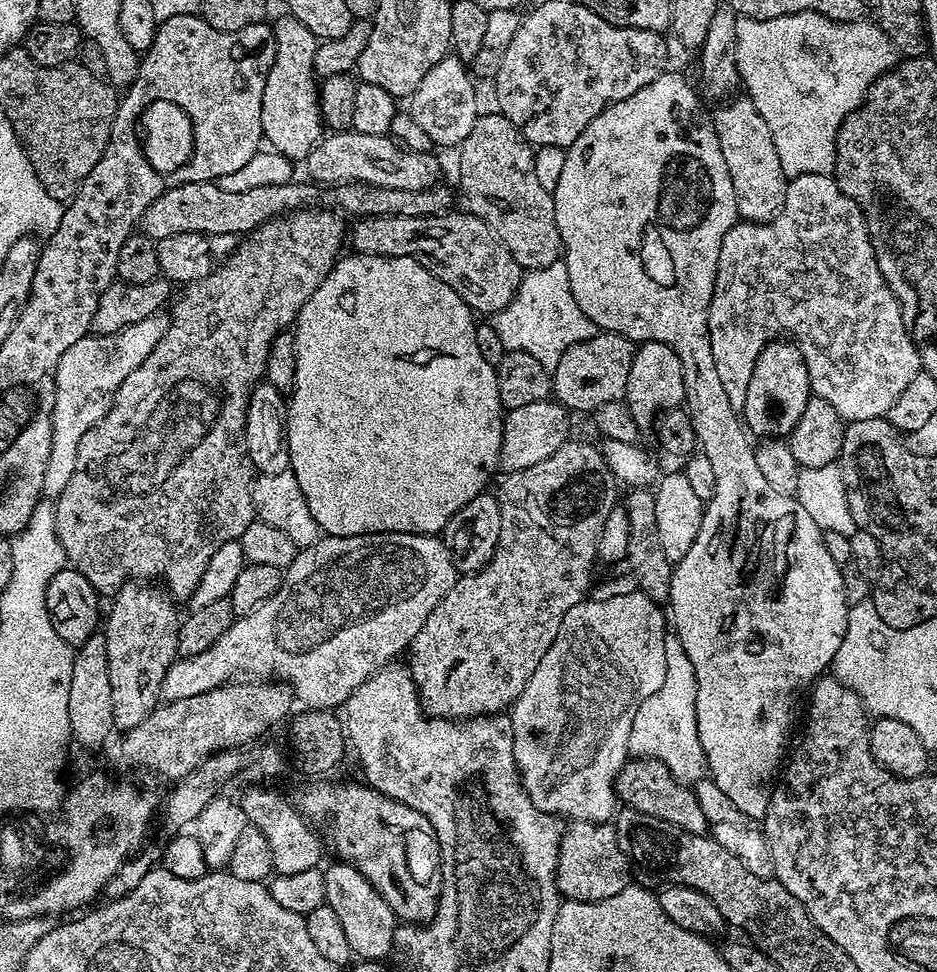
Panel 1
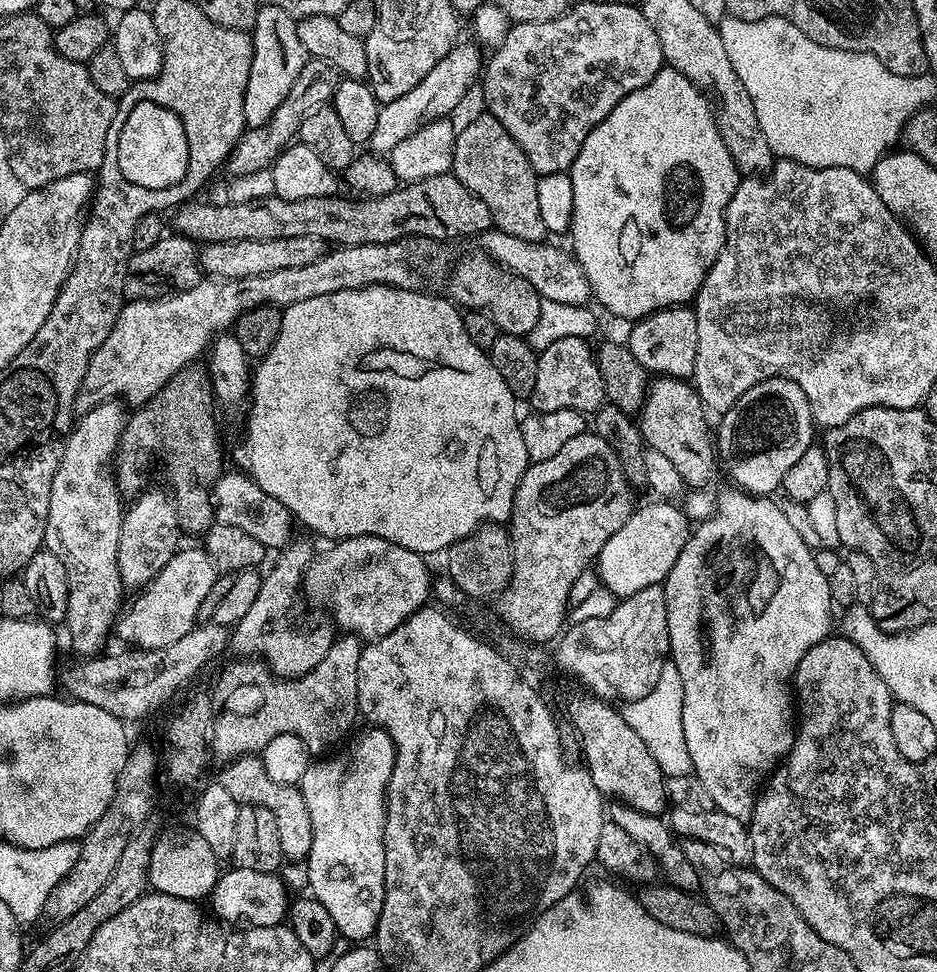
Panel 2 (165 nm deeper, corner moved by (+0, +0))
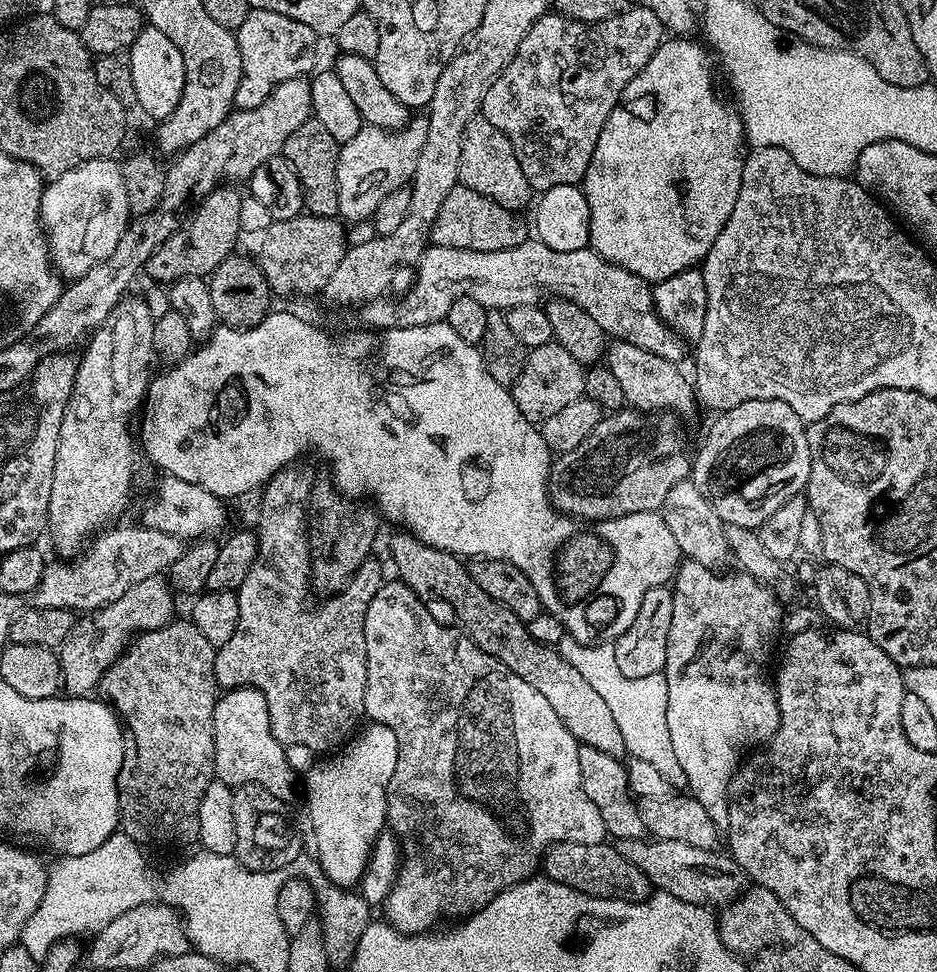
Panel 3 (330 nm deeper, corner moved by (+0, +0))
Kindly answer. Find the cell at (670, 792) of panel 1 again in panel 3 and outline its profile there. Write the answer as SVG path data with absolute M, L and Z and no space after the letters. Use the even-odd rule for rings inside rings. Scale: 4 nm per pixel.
M407 530L396 531L400 532L394 533L388 540L388 552L392 555L393 566L396 567L395 575L407 588L414 590L414 594L425 602L441 600L442 603L449 604L453 614L460 619L458 624L464 635L470 637L483 652L490 654L490 658L502 662L502 666L506 666L514 674L518 674L518 678L522 678L522 682L534 686L534 690L538 690L538 694L542 694L542 698L546 698L546 702L550 702L554 714L558 714L558 718L562 718L562 726L566 726L566 730L570 730L570 734L577 742L583 746L594 746L594 750L602 750L617 758L625 755L622 733L618 730L618 725L614 722L609 707L601 699L601 695L582 678L581 674L578 674L574 666L570 666L570 662L566 662L566 659L560 656L555 647L537 641L531 636L529 625L525 621L510 614L510 610L506 610L506 606L494 602L494 598L490 598L490 594L486 594L486 590L482 590L482 586L478 586L478 582L474 582L474 578L468 573L468 564L461 557L455 556L453 552L438 550L434 546L426 546L426 542L422 542Z

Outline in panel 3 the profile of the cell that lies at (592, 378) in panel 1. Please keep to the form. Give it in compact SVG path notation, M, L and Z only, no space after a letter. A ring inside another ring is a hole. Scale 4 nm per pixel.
M555 342L543 344L531 349L524 357L524 369L518 374L516 383L510 391L514 402L518 402L518 410L534 425L541 425L550 414L558 414L570 402L584 396L585 365L579 364L562 346Z

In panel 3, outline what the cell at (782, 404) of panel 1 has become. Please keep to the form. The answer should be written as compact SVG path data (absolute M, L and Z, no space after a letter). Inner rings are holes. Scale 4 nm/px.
M777 400L742 402L742 406L734 406L728 412L721 412L715 419L712 429L708 432L708 437L704 440L704 445L700 448L700 453L697 456L695 453L694 459L691 461L690 479L694 486L698 486L698 491L702 493L702 498L706 498L706 502L710 502L710 506L714 506L714 514L718 514L718 518L723 520L725 525L733 524L743 528L759 529L760 524L766 522L766 518L770 518L770 514L774 514L774 510L778 510L778 506L782 506L792 496L801 495L808 487L808 479L810 478L810 446L808 445L805 421L800 420L798 414L794 414L794 410L790 410L790 406L786 406L786 402L778 402Z

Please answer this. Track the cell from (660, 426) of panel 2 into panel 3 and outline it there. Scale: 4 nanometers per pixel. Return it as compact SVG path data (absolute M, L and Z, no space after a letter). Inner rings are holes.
M616 340L609 343L606 349L606 366L622 385L624 402L629 409L645 414L671 414L677 418L685 418L698 408L693 381L684 377L677 361L658 358L658 354L642 350L642 346Z

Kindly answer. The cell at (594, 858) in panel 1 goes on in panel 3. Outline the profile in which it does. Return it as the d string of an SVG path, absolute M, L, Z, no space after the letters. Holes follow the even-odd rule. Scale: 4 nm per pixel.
M639 836L617 839L614 847L618 854L622 854L622 858L626 858L626 862L630 862L630 866L638 866L638 870L646 874L653 889L674 894L674 898L682 898L682 902L701 906L723 906L742 895L750 884L742 866L738 866L731 854L725 854L723 851L720 853L720 850L702 850L686 842Z

